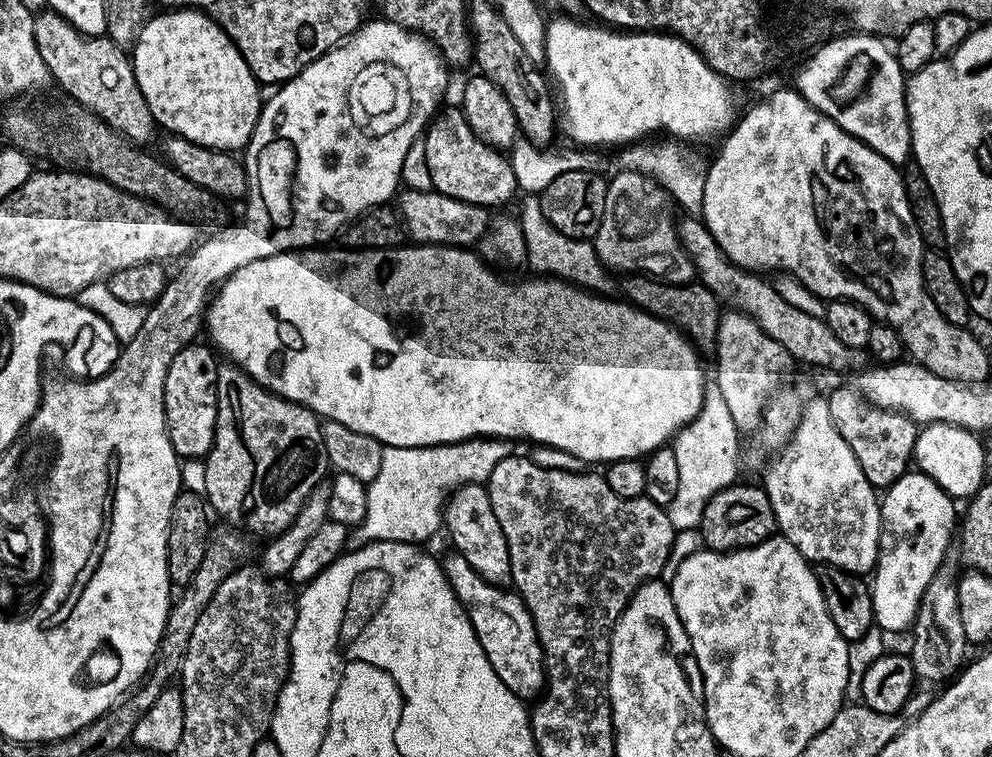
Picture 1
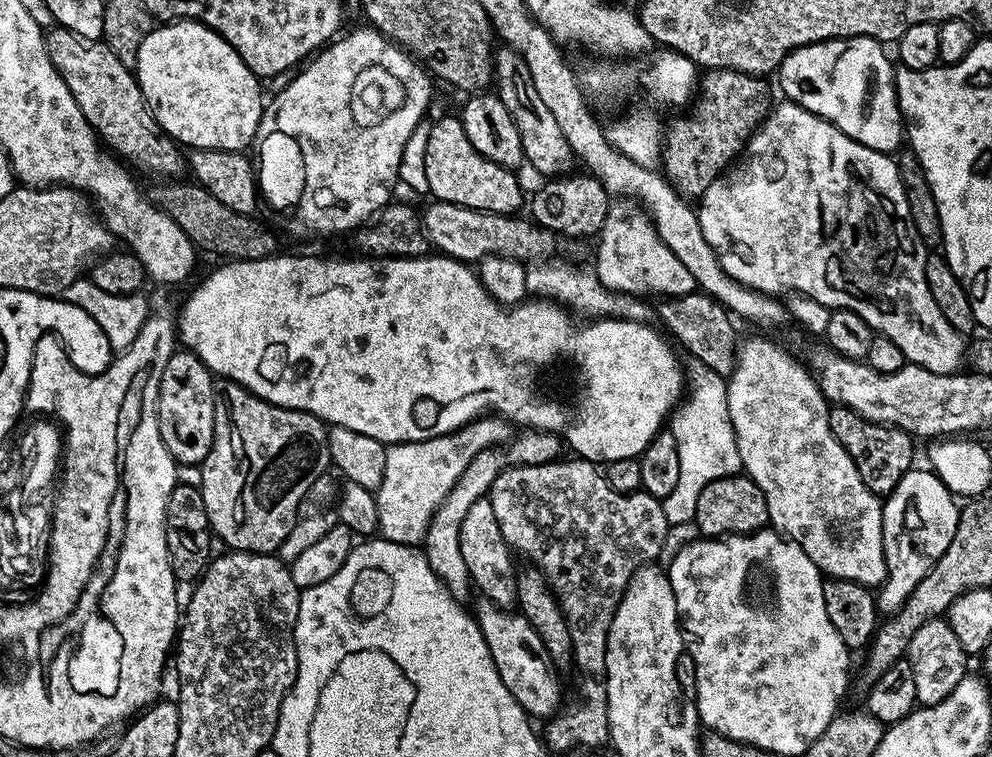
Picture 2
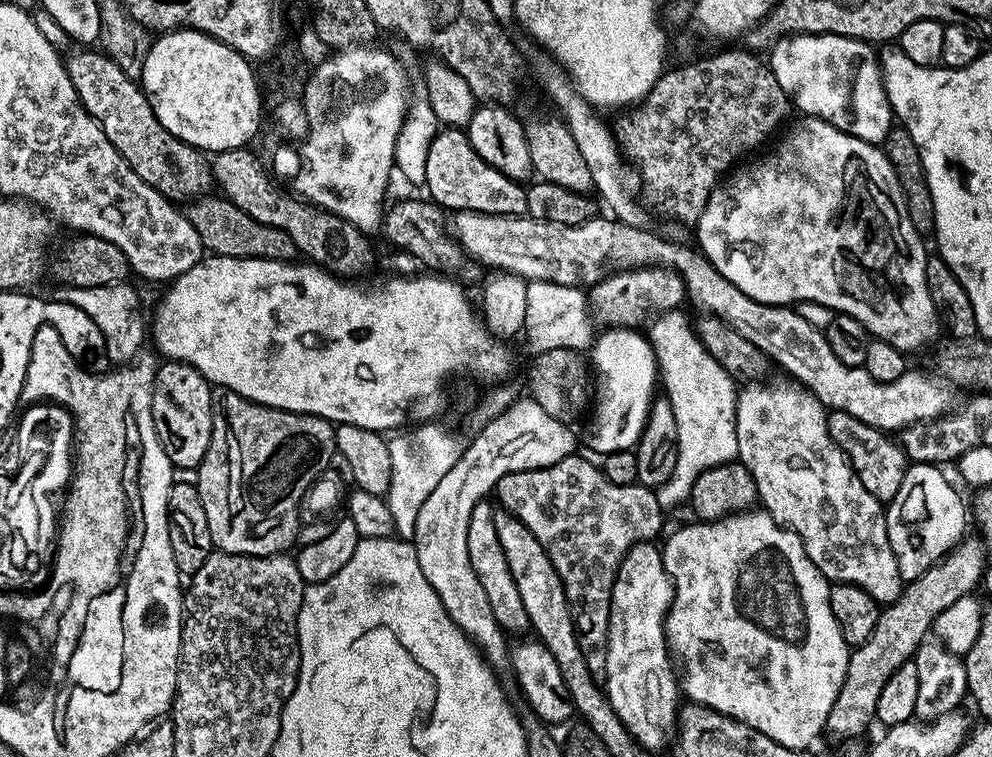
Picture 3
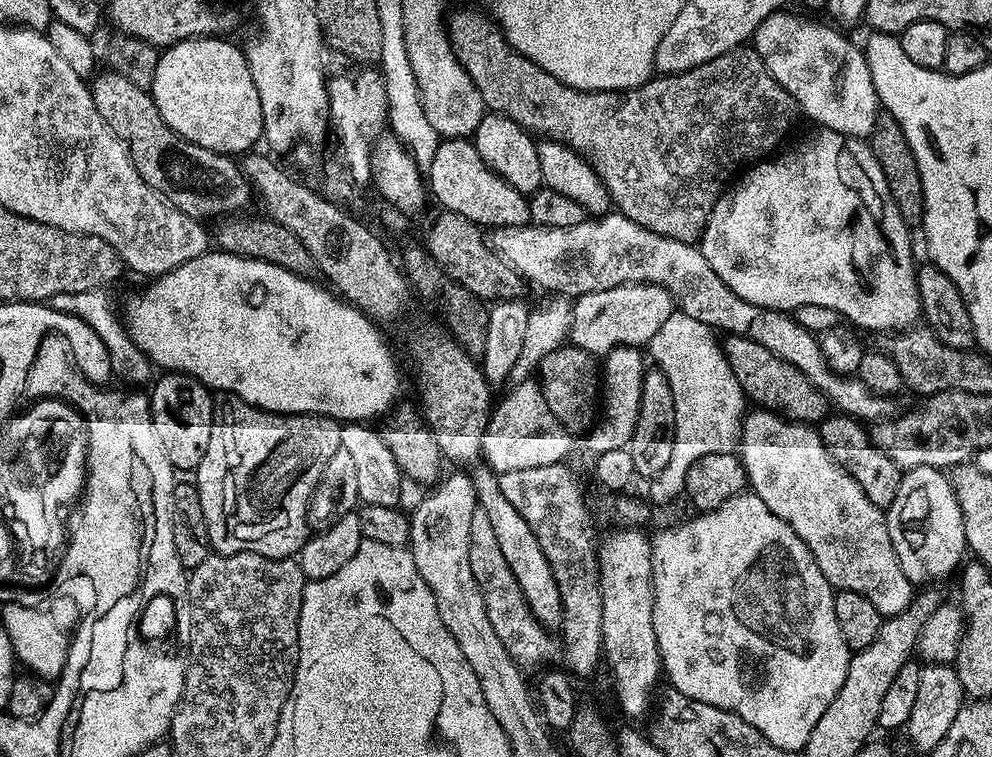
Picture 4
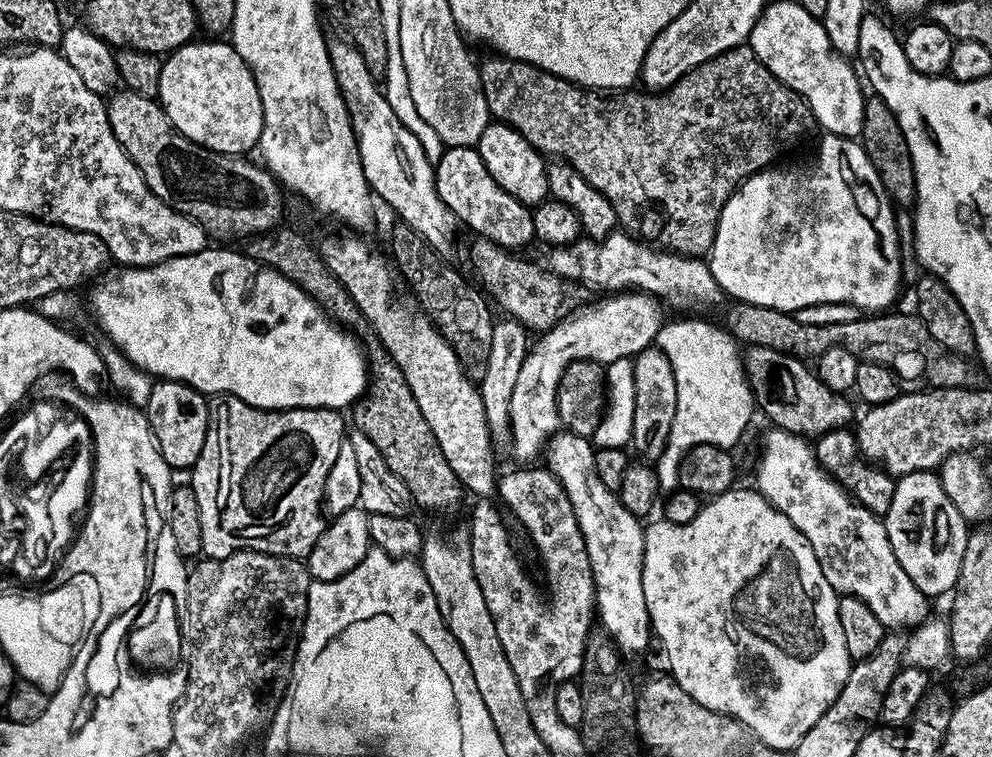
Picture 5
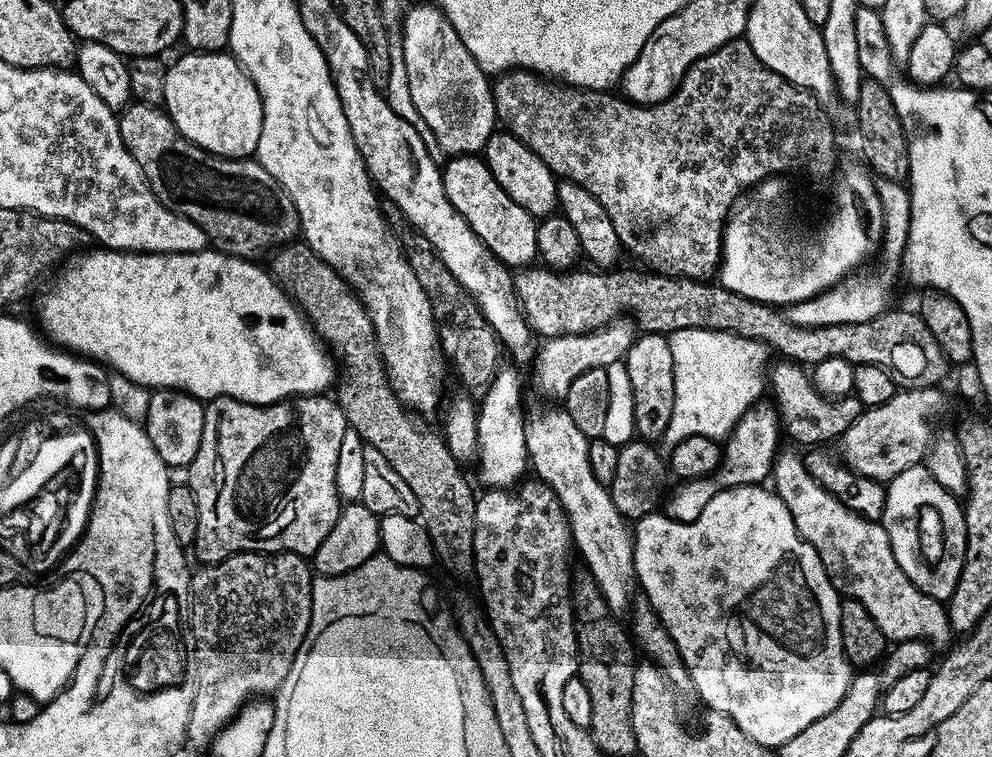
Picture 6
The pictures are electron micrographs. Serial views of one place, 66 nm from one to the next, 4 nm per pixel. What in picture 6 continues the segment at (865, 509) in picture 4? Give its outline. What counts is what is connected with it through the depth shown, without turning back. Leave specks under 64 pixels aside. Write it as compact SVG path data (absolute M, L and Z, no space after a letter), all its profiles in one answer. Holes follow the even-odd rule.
M787 450L777 455L770 480L776 496L782 498L786 510L790 510L800 537L814 546L837 592L841 597L862 602L886 639L890 642L926 640L932 646L947 645L953 639L947 607L918 590L914 582L906 578L902 566L898 566L894 558L883 523L854 514L854 510L847 508L837 496L822 490L822 486L810 478L803 459Z

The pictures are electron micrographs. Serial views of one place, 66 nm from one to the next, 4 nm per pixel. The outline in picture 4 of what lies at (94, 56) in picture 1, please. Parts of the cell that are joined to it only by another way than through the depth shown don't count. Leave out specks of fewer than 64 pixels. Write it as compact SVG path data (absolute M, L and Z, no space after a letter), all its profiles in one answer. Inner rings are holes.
M104 70L101 76L100 74L101 72L90 84L94 106L98 110L98 114L102 114L106 126L110 126L110 130L114 130L114 134L127 148L128 157L134 162L138 174L154 191L162 194L173 206L182 210L187 216L193 216L195 220L201 222L207 221L207 216L223 218L229 214L243 213L247 209L244 207L254 200L254 189L248 183L243 167L237 161L235 164L232 161L235 159L231 155L206 150L202 146L182 138L164 121L158 106L145 89L134 86L134 82L122 78L117 72Z

